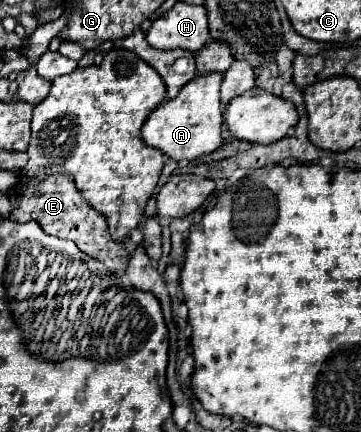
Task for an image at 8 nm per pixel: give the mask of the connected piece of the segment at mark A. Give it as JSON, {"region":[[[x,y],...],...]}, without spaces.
{"region":[[[217,72],[199,76],[191,80],[187,86],[183,86],[175,100],[167,100],[159,108],[155,108],[141,130],[145,144],[161,150],[163,156],[175,162],[181,162],[181,160],[191,162],[191,160],[197,160],[205,154],[219,150],[223,144],[223,136],[221,136],[223,108],[219,100],[221,78],[223,76]]]}

